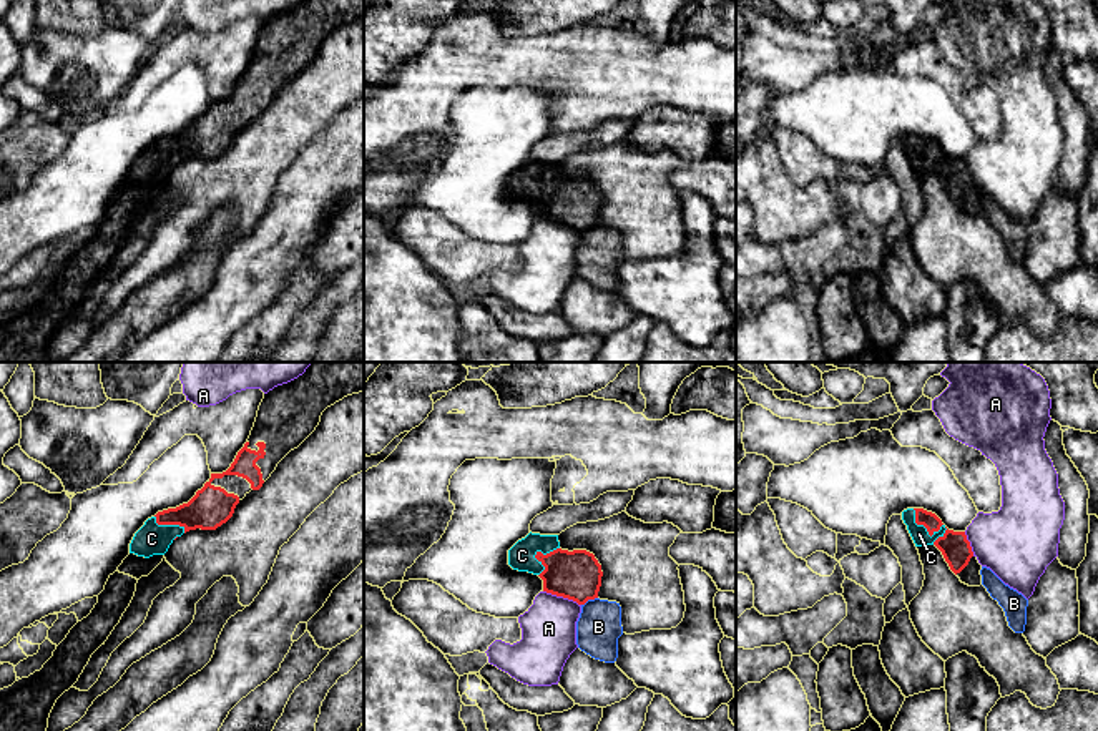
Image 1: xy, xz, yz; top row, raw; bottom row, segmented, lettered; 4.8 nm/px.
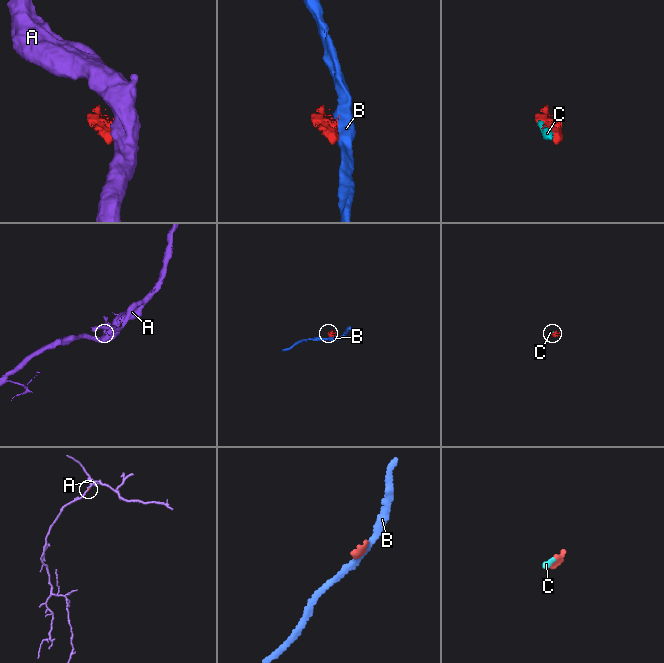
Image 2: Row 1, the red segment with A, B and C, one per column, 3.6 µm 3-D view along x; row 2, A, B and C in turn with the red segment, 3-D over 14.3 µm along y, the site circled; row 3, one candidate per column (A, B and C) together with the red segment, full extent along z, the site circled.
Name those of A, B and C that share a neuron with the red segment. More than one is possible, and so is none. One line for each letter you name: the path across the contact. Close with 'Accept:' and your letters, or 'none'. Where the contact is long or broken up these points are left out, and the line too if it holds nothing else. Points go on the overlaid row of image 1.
C: across yz (922, 517), (927, 530), (919, 534)
Accept: C

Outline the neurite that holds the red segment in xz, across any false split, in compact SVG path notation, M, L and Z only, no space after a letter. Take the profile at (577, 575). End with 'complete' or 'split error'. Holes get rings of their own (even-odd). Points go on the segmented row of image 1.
M528 533L508 550L508 565L538 575L543 591L585 605L598 598L601 565L586 550L561 550L558 535Z; split error

